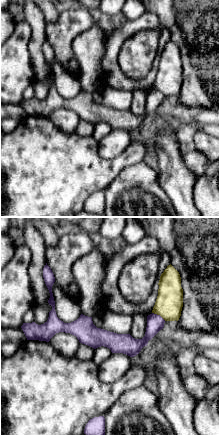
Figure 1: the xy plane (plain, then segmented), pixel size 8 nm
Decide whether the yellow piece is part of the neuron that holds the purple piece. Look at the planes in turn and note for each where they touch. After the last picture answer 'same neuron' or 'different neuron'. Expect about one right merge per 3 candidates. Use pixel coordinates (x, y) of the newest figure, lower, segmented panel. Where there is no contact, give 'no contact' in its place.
contact (159, 315)

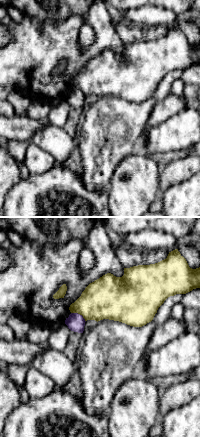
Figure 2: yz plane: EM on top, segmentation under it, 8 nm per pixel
contact (79, 314)

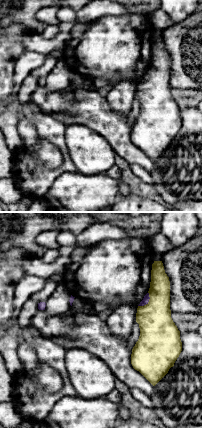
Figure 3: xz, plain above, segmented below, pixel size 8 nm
contact (147, 302)

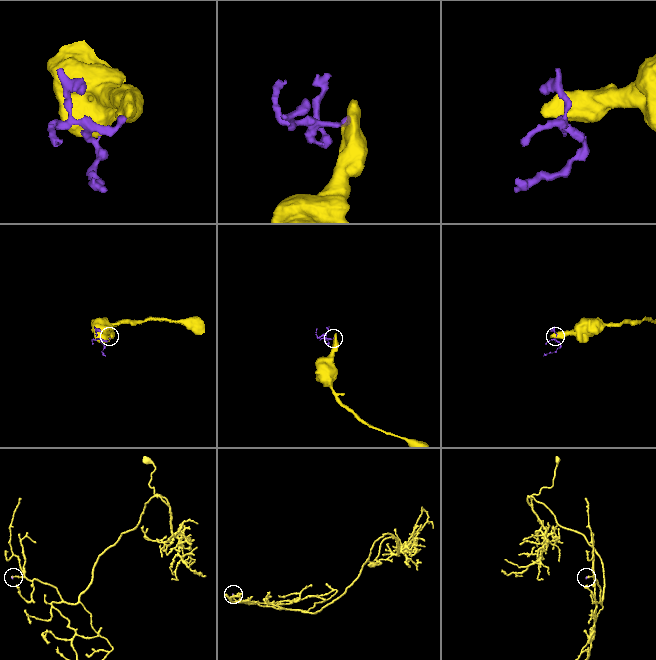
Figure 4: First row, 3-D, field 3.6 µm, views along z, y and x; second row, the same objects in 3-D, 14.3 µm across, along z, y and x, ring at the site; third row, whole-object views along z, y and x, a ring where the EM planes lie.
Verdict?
different neuron

